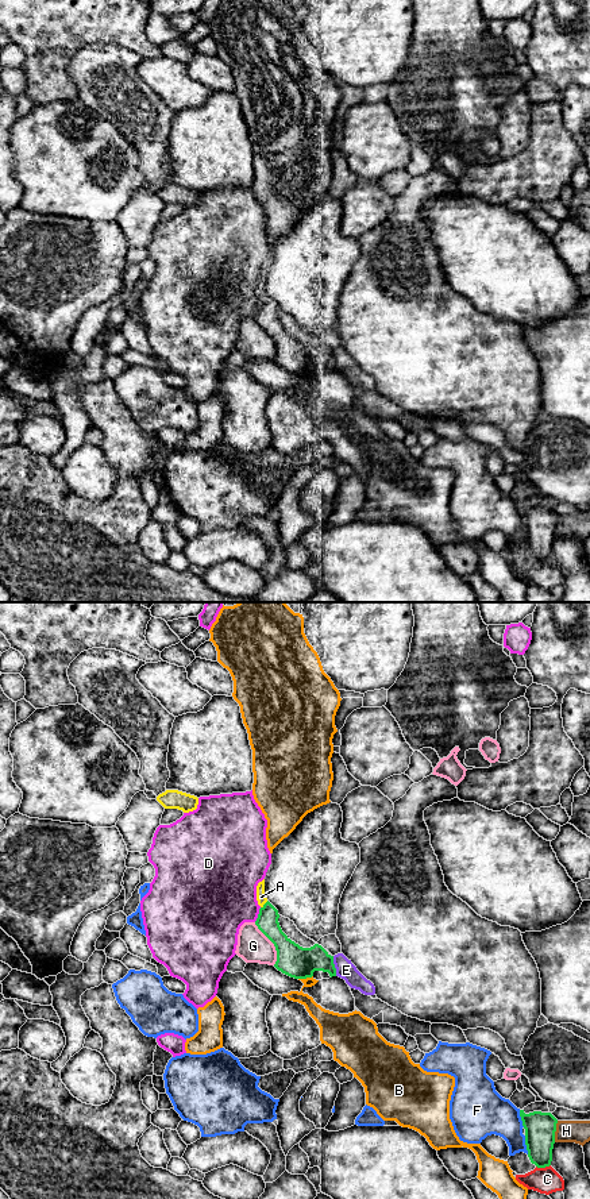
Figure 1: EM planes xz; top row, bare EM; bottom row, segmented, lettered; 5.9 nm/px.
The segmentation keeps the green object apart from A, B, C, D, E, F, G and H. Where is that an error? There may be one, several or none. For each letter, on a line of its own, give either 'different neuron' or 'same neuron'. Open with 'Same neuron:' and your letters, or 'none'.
Same neuron: A
A: same neuron
B: different neuron
C: different neuron
D: different neuron
E: different neuron
F: different neuron
G: different neuron
H: different neuron

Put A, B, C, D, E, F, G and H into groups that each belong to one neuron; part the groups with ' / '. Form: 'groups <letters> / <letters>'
groups A / B / C / D / E / F / G / H

